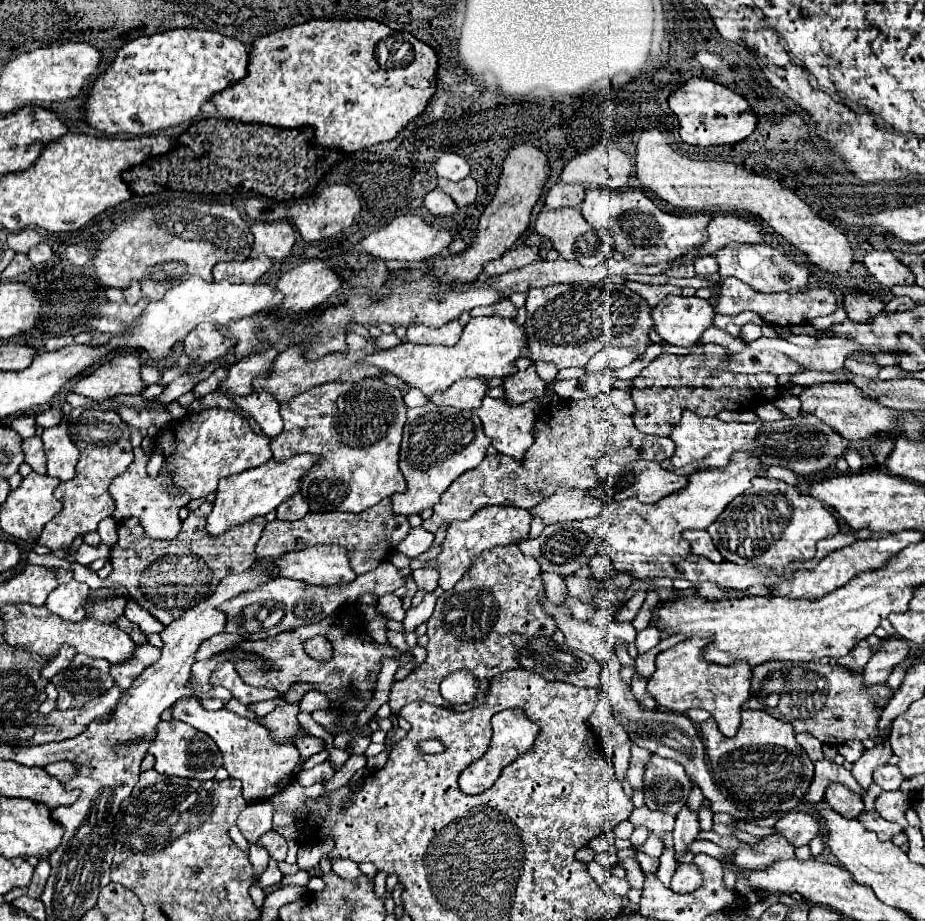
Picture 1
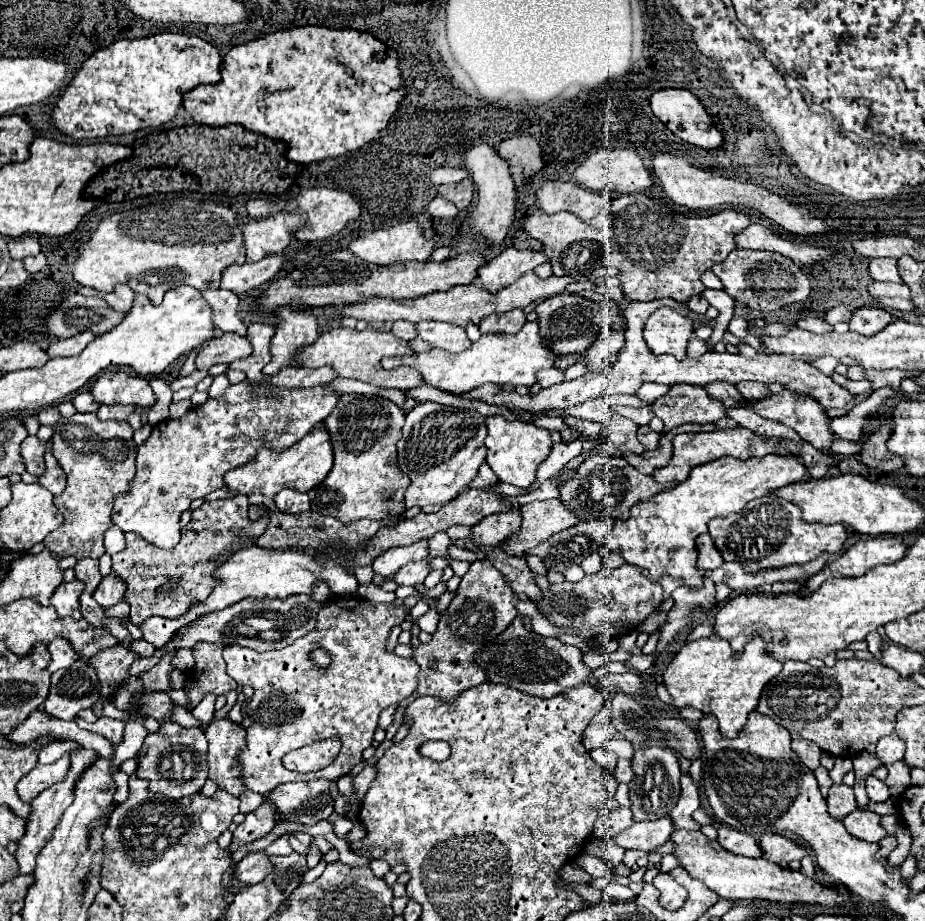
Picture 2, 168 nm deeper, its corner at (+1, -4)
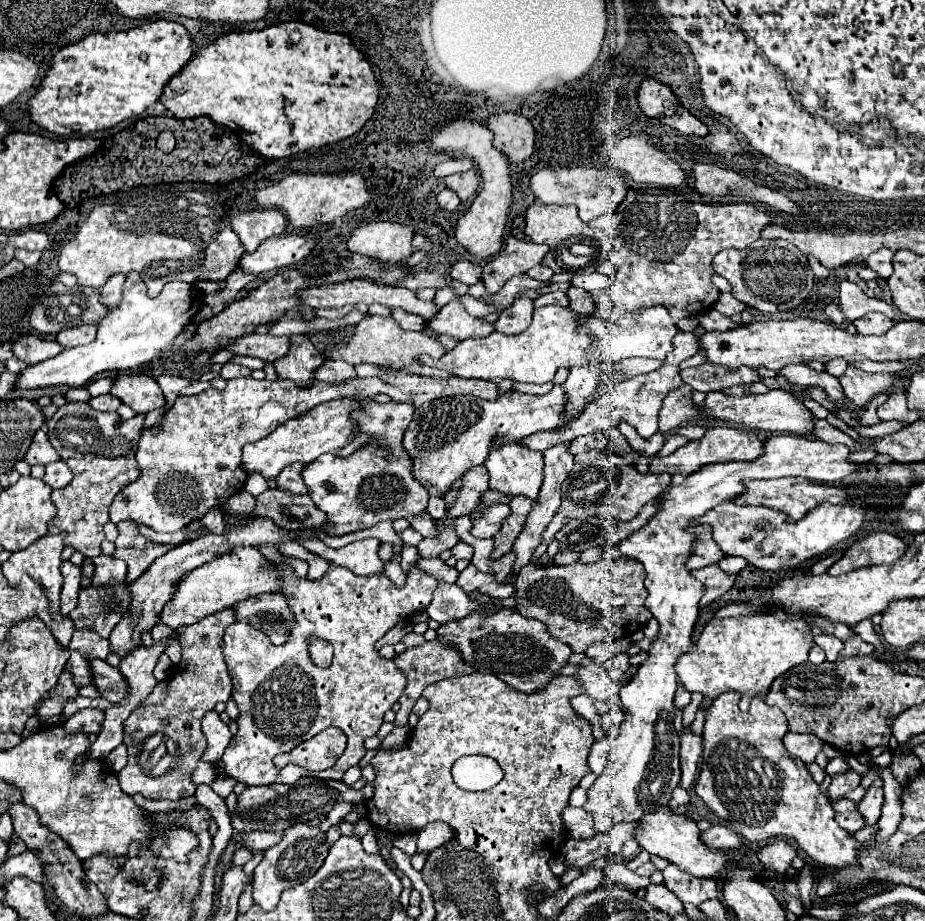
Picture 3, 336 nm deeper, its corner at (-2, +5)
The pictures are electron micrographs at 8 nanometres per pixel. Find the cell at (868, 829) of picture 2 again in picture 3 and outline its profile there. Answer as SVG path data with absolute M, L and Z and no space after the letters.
M857 811L835 815L835 821L837 821L837 823L839 823L847 833L855 833L855 831L859 831L859 829L865 825L863 817L861 817Z

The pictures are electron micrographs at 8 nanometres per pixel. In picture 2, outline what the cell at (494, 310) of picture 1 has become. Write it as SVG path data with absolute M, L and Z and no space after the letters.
M514 308L512 312L504 312L500 316L486 316L484 320L480 320L478 328L480 332L506 332L506 334L514 334L522 328L522 324L526 322L526 314L518 308Z

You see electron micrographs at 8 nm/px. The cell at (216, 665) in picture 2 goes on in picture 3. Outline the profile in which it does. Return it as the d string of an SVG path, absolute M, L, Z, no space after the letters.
M233 609L217 611L203 621L181 627L177 631L181 645L181 663L185 667L173 667L167 677L167 697L161 703L135 709L125 723L123 743L129 751L127 765L117 773L121 791L127 795L141 793L145 799L183 799L195 793L191 773L201 761L205 751L205 737L201 731L201 719L217 703L231 699L232 681L223 661L223 633L235 621Z

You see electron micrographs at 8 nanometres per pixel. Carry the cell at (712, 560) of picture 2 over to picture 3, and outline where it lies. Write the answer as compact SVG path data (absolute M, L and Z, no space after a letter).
M705 525L695 527L695 543L687 559L687 569L699 569L699 567L719 563L723 557L725 557L723 551L719 551L719 545L713 541L711 527Z

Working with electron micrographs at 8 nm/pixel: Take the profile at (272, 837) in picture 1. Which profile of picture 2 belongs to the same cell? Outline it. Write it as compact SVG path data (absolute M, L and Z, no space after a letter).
M262 850L246 854L238 862L238 868L236 868L236 876L244 884L260 882L260 880L264 880L264 876L268 876L268 872L272 872L272 862L270 862L270 856L264 854Z

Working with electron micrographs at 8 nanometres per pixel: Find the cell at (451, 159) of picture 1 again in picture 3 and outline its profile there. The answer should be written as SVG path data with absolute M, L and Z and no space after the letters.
M449 159L449 161L439 163L433 173L435 173L435 177L443 179L443 177L447 177L451 173L463 173L463 171L469 171L469 169L473 169L471 159Z

